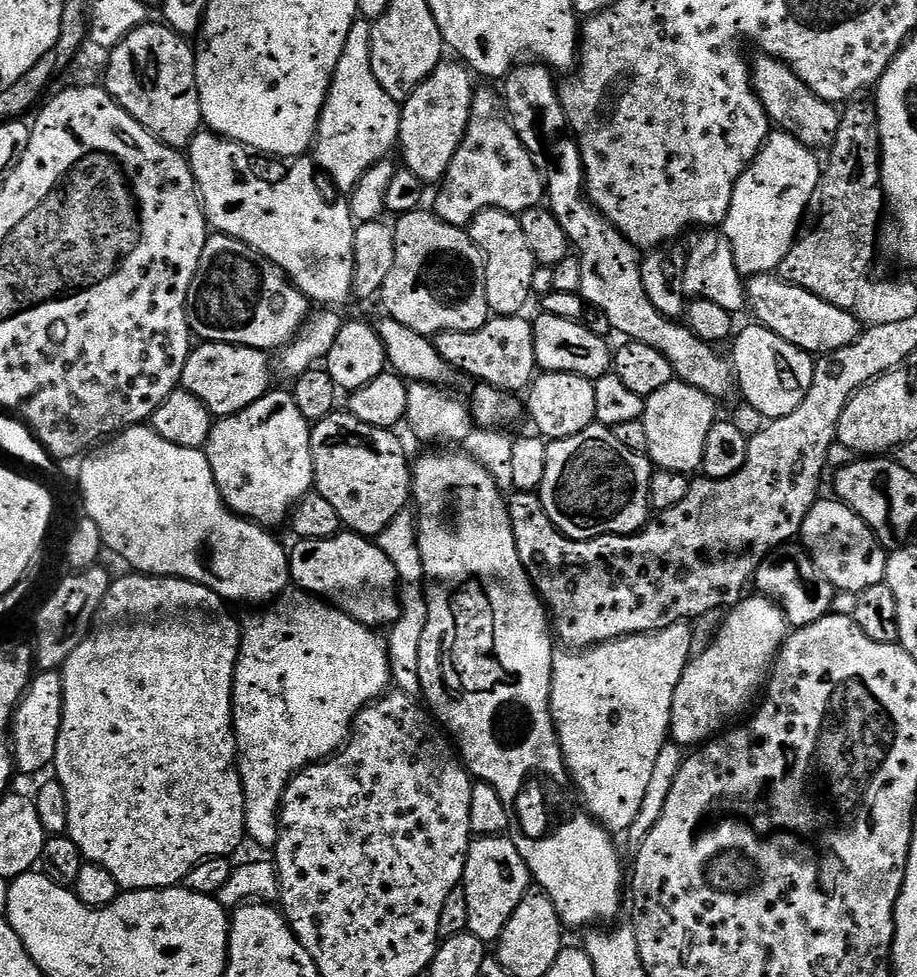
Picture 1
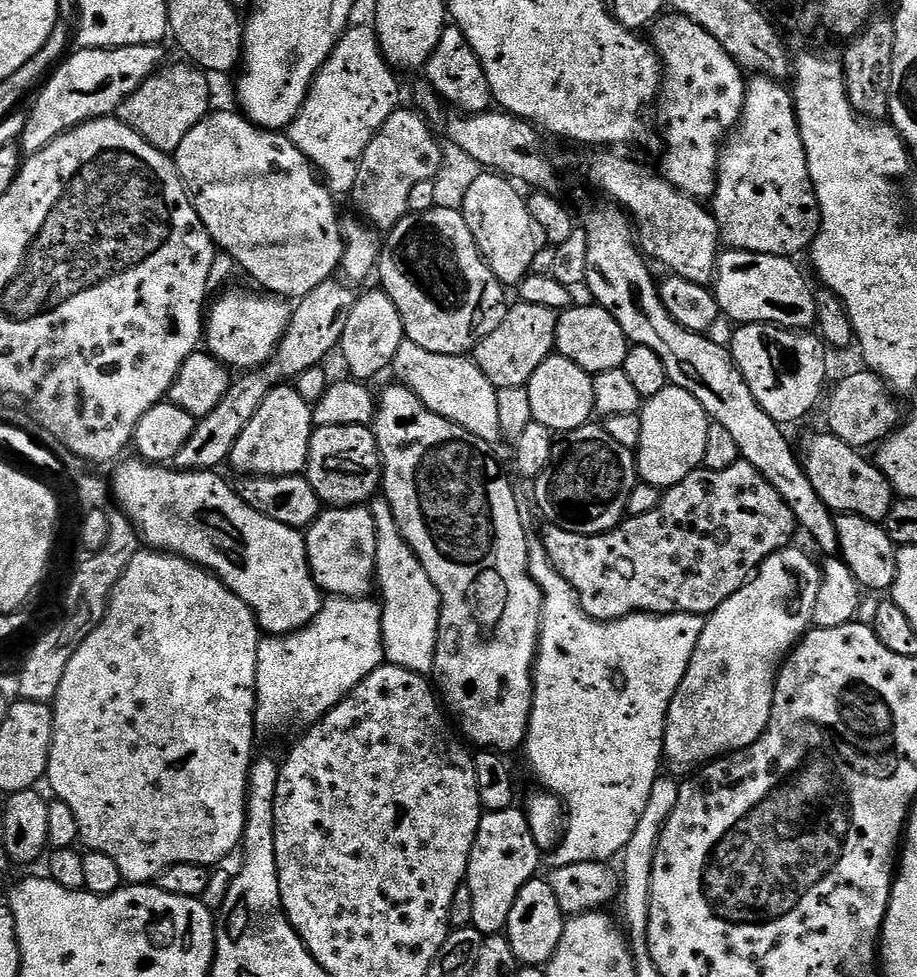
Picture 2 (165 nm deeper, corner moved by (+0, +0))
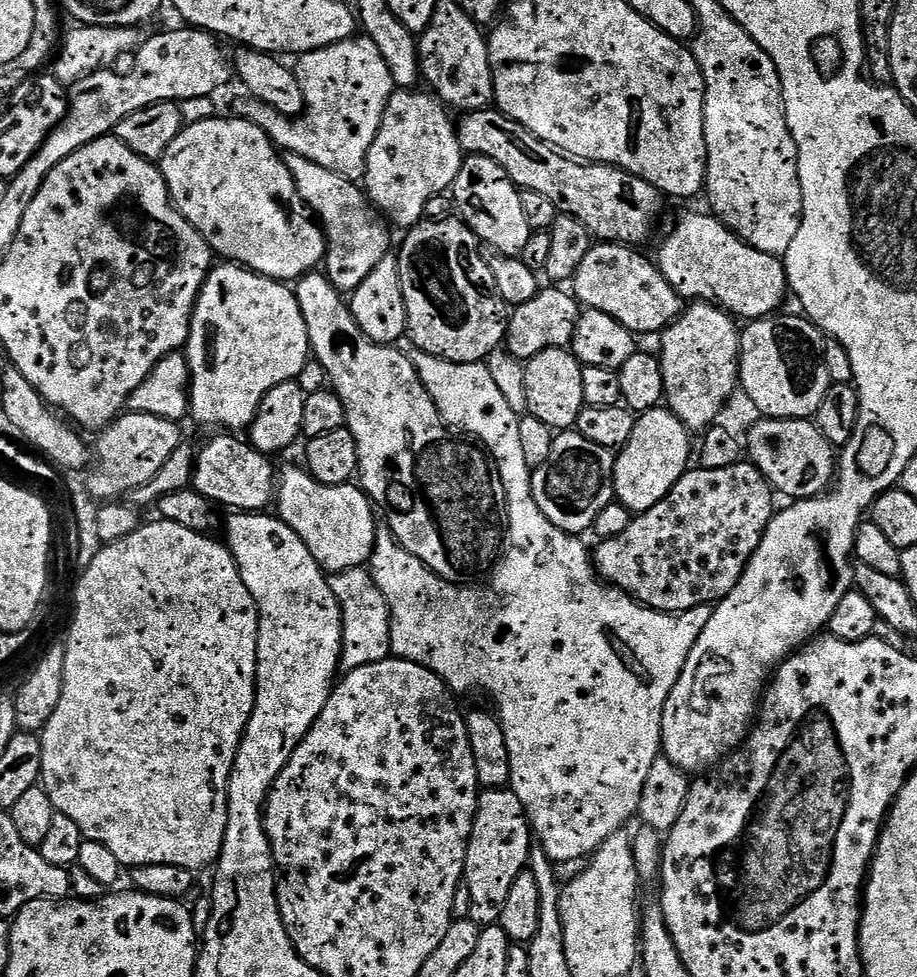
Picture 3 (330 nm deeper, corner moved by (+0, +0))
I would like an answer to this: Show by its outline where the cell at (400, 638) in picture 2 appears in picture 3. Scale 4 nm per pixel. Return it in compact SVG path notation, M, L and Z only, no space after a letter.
M407 334L400 336L394 346L410 358L411 364L418 370L419 378L426 386L427 392L444 422L449 427L462 428L461 431L480 441L488 449L489 455L499 470L499 476L502 478L503 492L507 498L508 522L506 525L506 551L499 563L495 565L494 571L496 573L492 576L492 584L480 589L463 588L465 586L463 583L442 579L437 572L427 568L417 556L410 554L410 550L406 550L396 541L395 536L392 535L392 529L388 527L387 523L377 523L376 545L366 567L371 572L378 590L382 590L388 603L388 609L392 611L392 651L399 659L418 662L418 666L426 666L434 674L438 674L438 678L442 678L453 693L461 694L460 692L468 692L471 688L481 688L482 691L489 692L496 699L497 706L495 705L495 707L498 709L500 725L506 734L506 750L510 750L510 774L512 775L510 791L518 798L518 802L522 802L524 813L527 814L528 822L532 825L539 847L543 848L548 859L557 865L568 864L571 860L581 859L580 861L583 861L585 858L591 857L592 853L597 852L602 846L602 842L606 842L606 838L610 838L610 834L621 831L627 825L624 823L632 815L635 817L639 813L646 778L649 777L650 768L662 752L660 735L662 734L664 707L690 658L690 650L694 650L694 642L698 642L702 630L706 630L706 622L710 622L713 605L694 606L685 612L658 612L655 608L647 608L645 604L626 595L621 588L613 588L612 585L605 584L596 572L590 548L587 548L580 541L583 539L579 535L562 531L558 526L554 526L554 522L550 522L546 518L546 514L543 514L534 500L532 486L534 470L526 461L522 441L519 439L519 414L528 409L524 364L509 354L505 347L501 346L492 351L486 363L452 363L449 360L440 359L436 355L426 354L414 344L412 337Z

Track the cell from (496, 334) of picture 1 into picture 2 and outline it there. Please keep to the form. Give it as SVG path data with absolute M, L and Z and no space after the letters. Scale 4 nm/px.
M516 302L516 305L505 314L504 321L489 336L488 333L481 335L480 339L476 341L475 364L497 390L506 387L525 387L529 378L534 374L534 370L538 370L538 366L542 366L542 362L546 362L546 358L553 355L556 347L557 315L558 312L555 308Z

